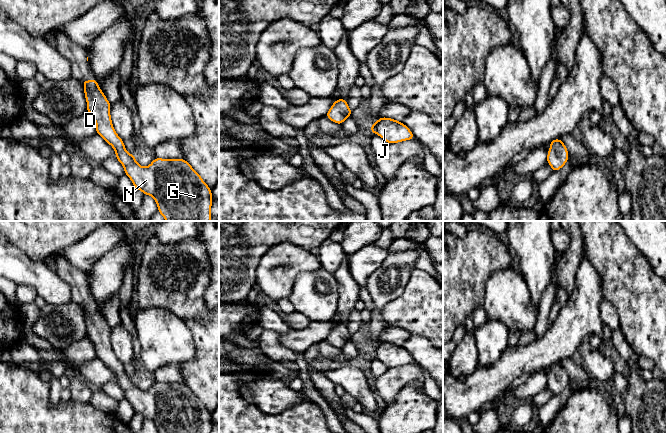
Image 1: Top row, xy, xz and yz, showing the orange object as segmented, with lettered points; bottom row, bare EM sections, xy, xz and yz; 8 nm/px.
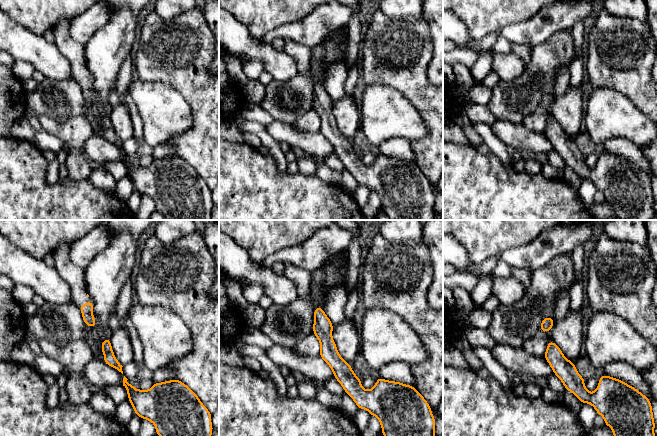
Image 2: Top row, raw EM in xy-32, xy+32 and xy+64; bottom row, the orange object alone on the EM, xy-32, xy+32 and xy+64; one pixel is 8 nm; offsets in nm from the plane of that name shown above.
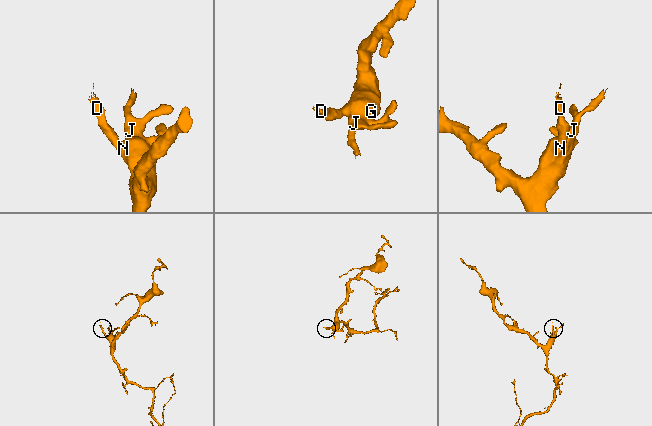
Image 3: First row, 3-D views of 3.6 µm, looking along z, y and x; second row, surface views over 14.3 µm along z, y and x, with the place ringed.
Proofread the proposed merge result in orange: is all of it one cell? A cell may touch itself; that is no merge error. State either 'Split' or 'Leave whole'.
Leave whole

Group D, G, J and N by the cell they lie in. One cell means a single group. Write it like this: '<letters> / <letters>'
D G J N

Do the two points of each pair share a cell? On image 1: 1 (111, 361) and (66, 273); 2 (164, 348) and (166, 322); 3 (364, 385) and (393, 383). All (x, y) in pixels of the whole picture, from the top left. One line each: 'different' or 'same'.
1: same
2: same
3: different

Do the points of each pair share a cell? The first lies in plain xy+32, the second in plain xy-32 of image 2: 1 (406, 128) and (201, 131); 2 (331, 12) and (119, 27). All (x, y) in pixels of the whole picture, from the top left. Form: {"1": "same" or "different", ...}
{"1": "different", "2": "different"}

